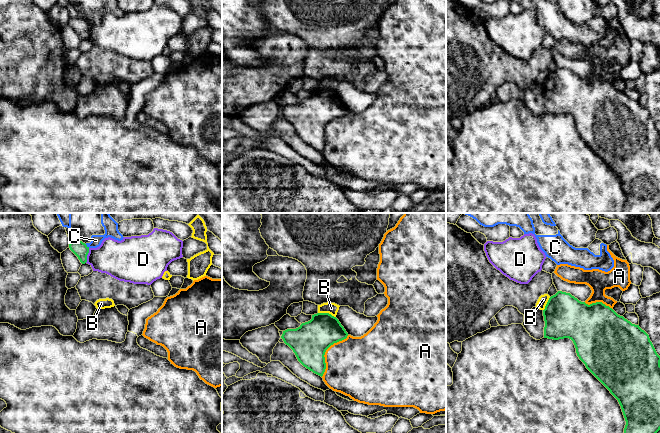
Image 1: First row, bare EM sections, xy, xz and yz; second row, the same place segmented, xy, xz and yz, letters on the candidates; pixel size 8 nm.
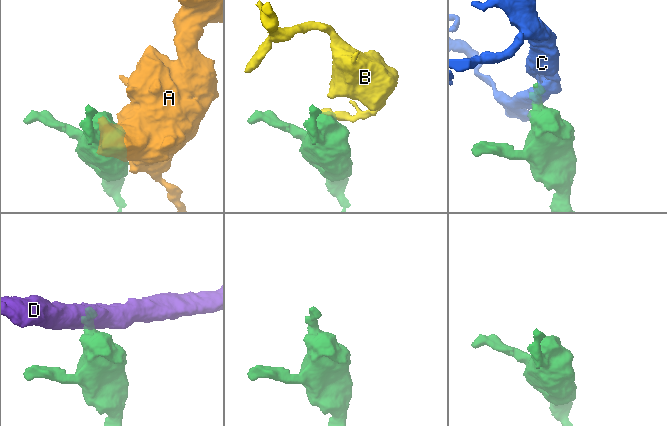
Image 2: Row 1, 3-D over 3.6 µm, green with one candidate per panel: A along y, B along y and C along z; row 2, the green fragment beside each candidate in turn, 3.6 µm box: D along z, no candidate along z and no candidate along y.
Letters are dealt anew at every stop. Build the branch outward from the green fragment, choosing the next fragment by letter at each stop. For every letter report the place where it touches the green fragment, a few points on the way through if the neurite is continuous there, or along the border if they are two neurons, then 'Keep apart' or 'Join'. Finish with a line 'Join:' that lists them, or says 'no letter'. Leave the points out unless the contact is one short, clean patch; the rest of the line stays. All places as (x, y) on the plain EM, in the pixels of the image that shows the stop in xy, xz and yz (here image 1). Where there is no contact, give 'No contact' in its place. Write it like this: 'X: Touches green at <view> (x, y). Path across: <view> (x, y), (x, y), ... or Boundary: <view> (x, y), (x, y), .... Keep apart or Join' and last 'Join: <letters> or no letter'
A: Touches green at xz (325, 127). Keep apart
B: Touches green at xz (327, 89). Boundary: xz (318, 88), (328, 88), (335, 93). Keep apart
C: Touches green at xy (86, 21). Keep apart
D: Touches green at xy (87, 30). Boundary: xy (89, 24), (85, 38). Keep apart
Join: no letter

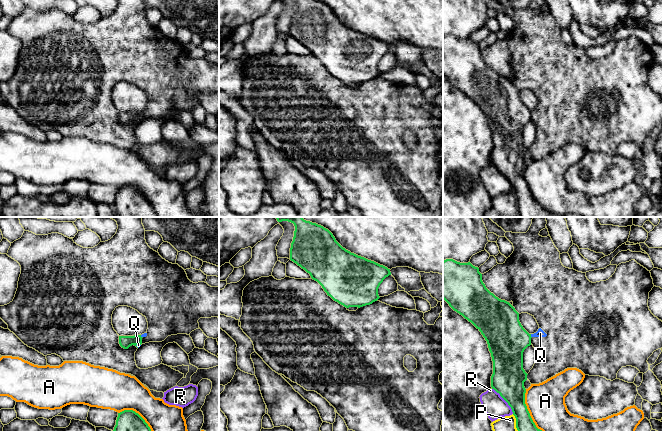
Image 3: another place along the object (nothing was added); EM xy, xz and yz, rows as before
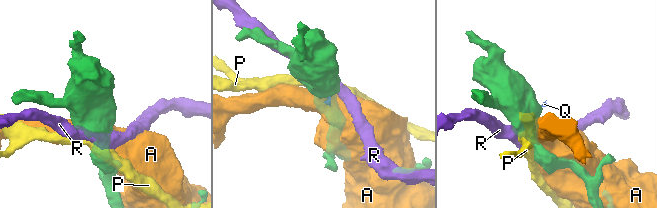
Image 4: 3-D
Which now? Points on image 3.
A: Touches green at yz (539, 205). Keep apart
P: Touches green at yz (516, 203). Keep apart
Q: Touches green at yz (530, 112). Boundary: yz (530, 110), (531, 113). Keep apart
R: Touches green at yz (504, 175). Keep apart
Join: no letter

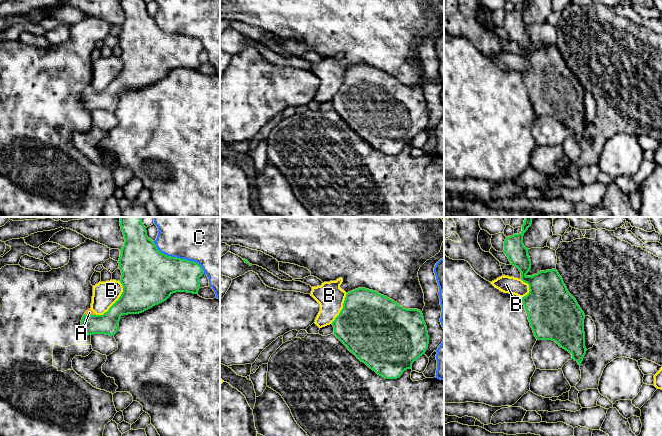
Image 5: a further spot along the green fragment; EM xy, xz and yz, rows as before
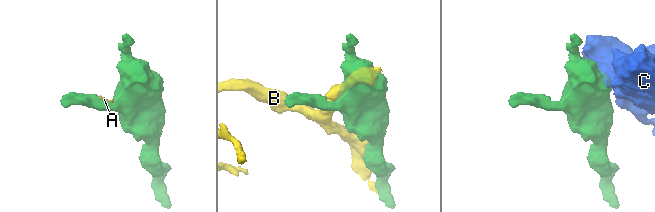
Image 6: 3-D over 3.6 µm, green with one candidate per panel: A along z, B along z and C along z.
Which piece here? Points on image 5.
A: Touches green at xy (89, 91). Path across: xy (108, 99), (97, 99), (89, 91), (89, 88). Join
B: Touches green at xy (115, 78). Keep apart
C: Touches green at xy (179, 34). Keep apart
Join: A

